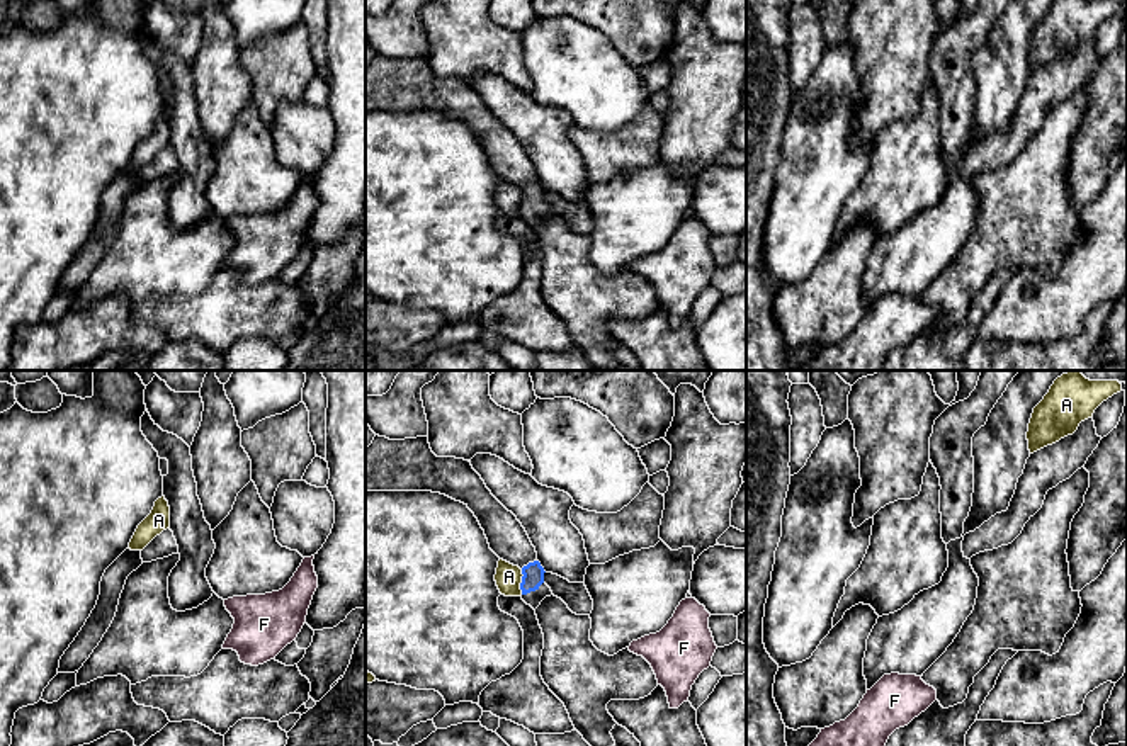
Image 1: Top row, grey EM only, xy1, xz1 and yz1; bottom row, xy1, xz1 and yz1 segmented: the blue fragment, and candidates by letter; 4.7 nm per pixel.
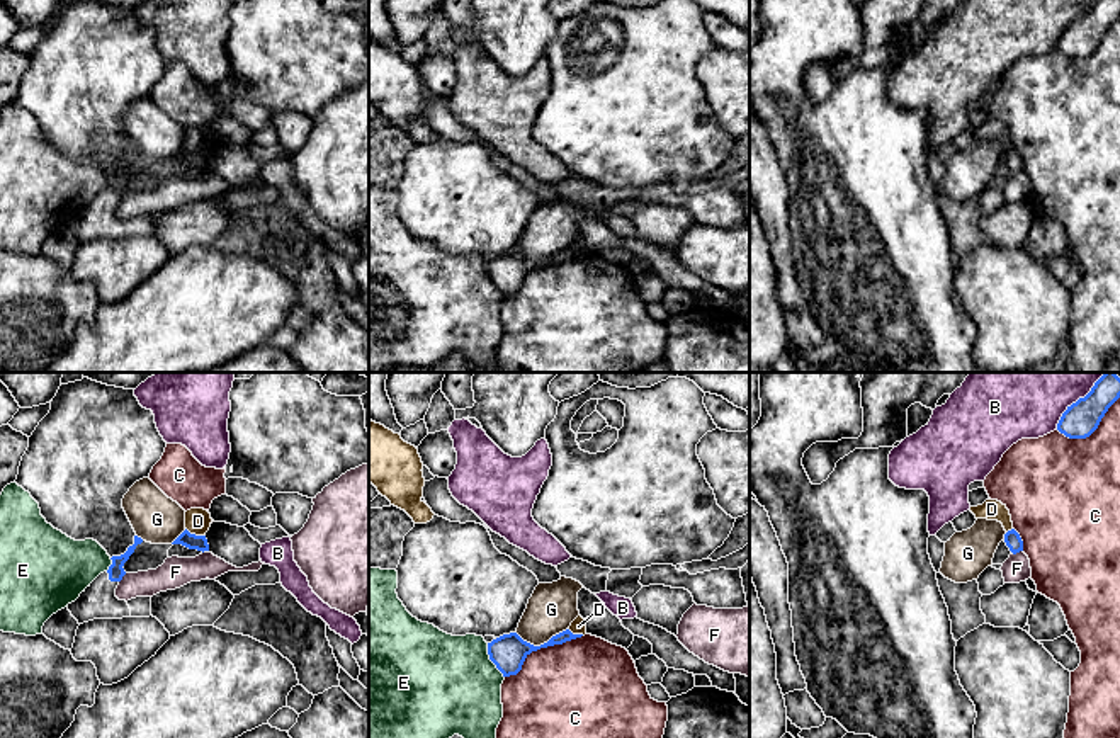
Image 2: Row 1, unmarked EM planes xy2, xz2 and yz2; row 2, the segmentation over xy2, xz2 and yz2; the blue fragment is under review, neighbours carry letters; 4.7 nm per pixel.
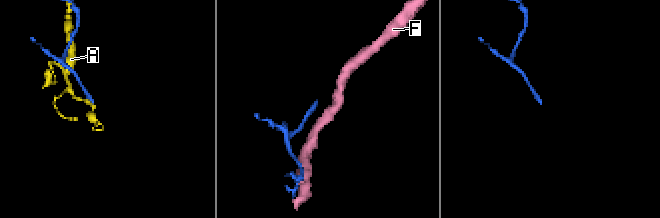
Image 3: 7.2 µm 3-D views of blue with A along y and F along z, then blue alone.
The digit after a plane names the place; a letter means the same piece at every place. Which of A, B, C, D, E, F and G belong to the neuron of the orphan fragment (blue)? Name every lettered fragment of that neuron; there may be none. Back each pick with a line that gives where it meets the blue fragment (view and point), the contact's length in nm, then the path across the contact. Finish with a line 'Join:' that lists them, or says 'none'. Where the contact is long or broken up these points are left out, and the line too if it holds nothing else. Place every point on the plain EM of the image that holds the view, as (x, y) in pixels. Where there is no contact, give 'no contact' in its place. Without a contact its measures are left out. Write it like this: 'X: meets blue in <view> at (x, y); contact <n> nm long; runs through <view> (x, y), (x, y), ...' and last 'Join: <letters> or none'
Join: none

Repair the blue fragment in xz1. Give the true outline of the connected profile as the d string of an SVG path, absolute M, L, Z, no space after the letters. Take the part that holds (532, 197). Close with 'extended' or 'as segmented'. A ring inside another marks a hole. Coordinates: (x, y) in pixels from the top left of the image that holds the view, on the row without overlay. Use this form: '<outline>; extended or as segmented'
M539 180L529 182L522 187L522 219L534 229L541 224L546 216L551 216L551 207L544 202L544 187Z; extended

